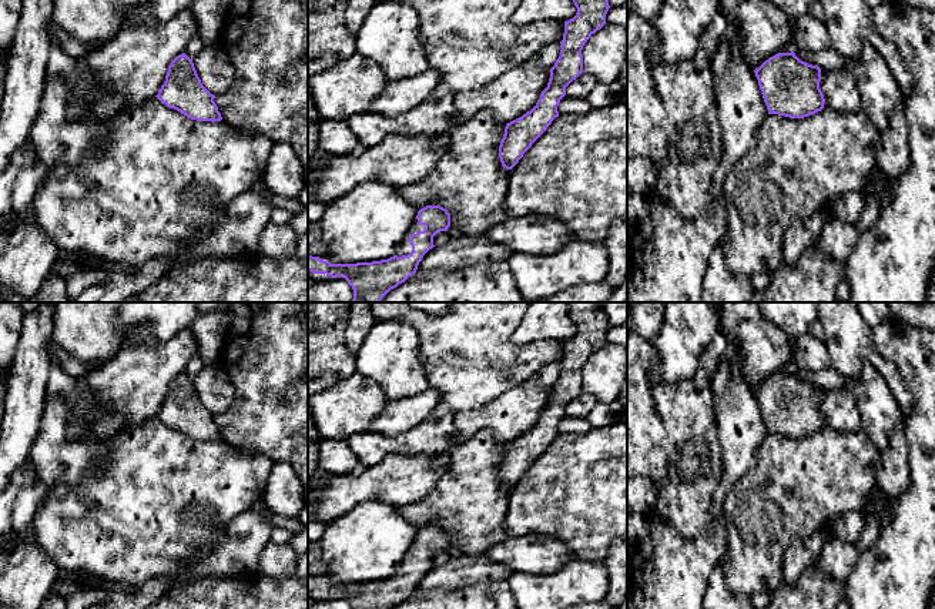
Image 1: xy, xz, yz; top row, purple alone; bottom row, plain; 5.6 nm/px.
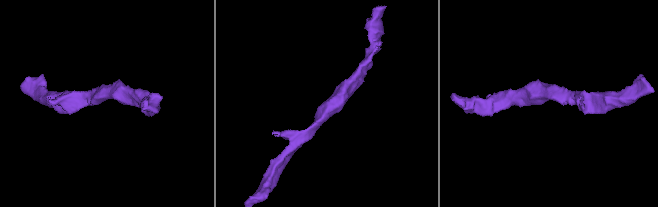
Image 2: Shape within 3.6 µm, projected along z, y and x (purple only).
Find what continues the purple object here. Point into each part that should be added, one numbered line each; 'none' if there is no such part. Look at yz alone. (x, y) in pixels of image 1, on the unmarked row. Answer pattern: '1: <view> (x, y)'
none

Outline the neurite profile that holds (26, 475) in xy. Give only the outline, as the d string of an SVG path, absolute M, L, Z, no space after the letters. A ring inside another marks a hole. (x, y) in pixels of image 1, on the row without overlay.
M31 459L21 464L10 476L6 489L0 492L0 535L11 533L11 512L19 492L33 486L38 479Z

